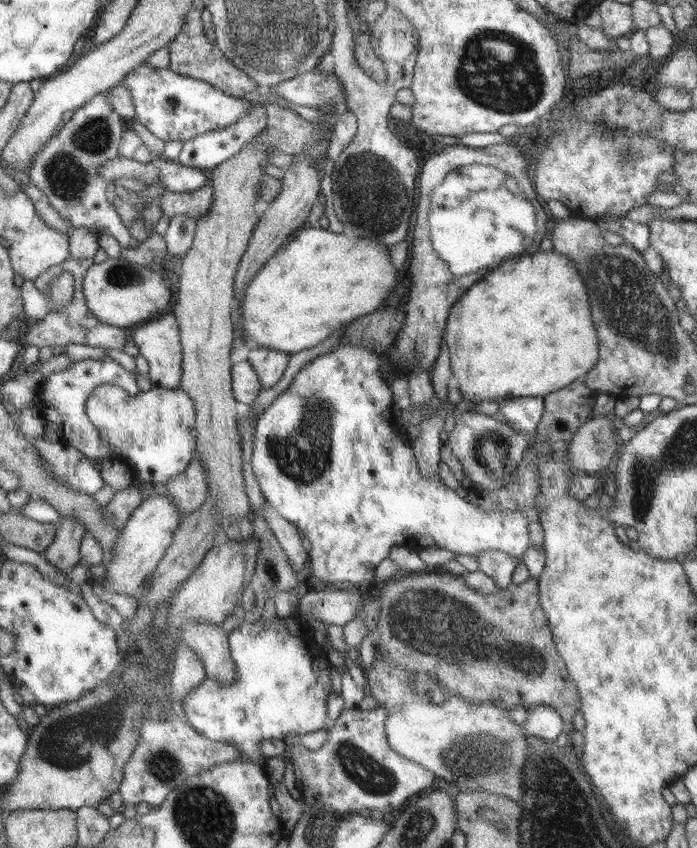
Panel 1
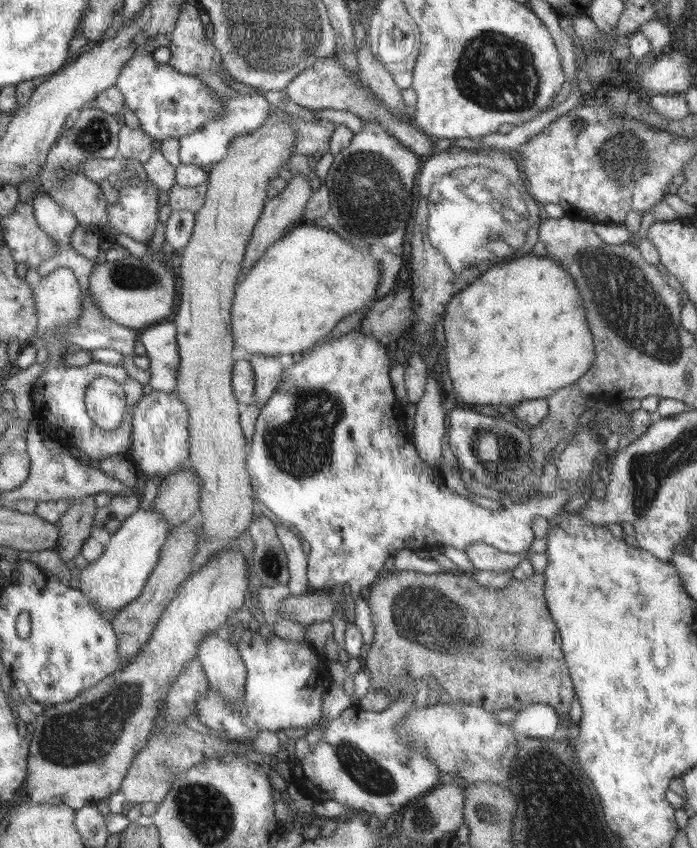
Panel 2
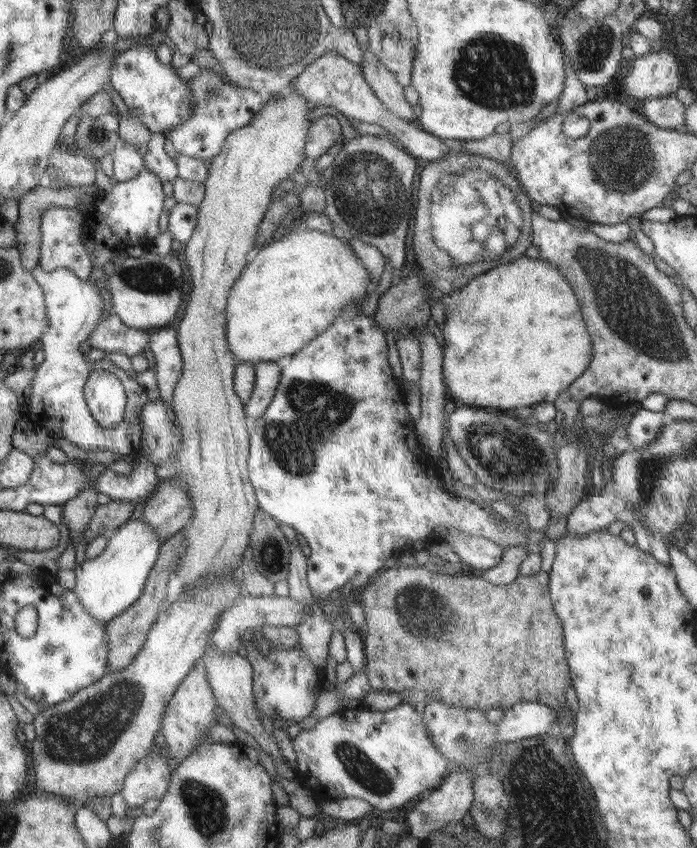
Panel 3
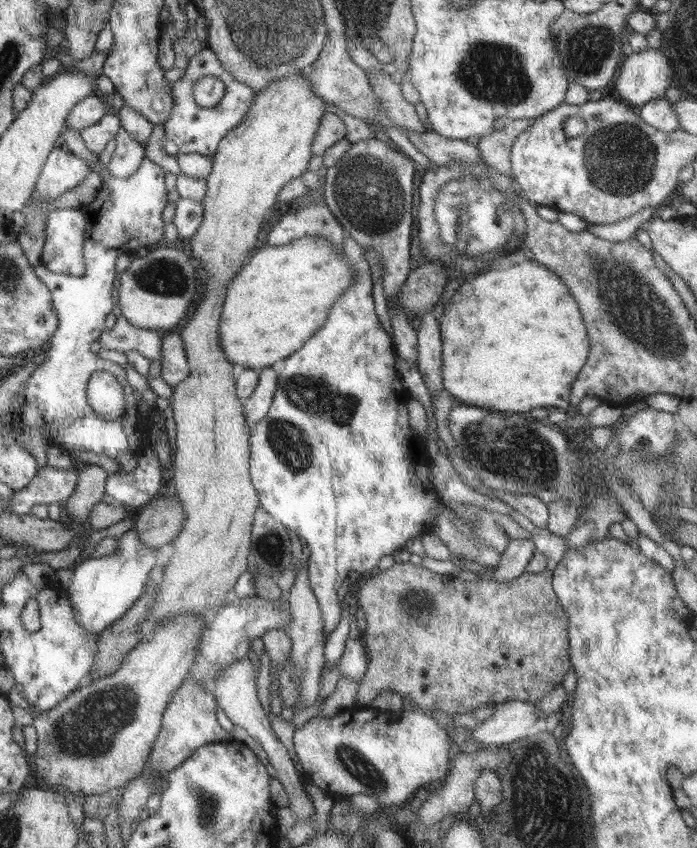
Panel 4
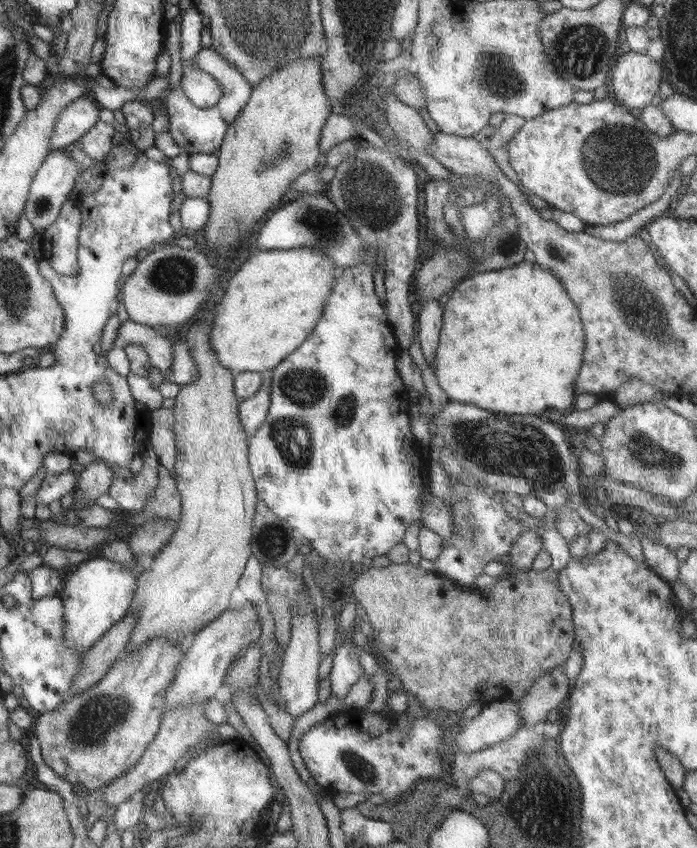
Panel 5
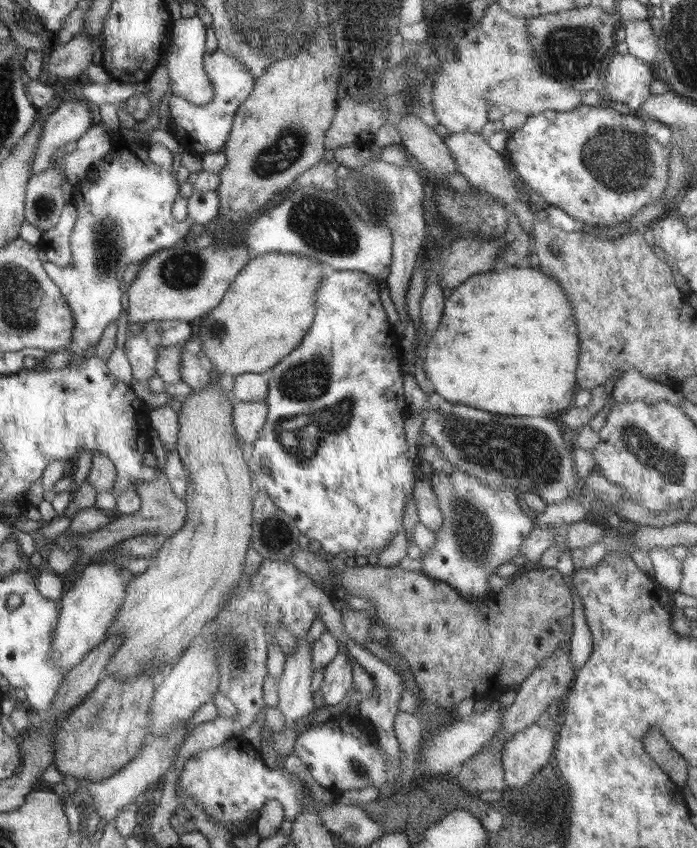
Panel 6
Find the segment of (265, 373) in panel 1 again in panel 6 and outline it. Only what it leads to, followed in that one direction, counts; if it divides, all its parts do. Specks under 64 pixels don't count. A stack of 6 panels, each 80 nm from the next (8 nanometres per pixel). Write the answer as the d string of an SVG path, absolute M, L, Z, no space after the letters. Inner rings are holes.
M266 401L235 402L233 405L233 421L236 436L248 453L251 444L259 437L260 429L267 421Z

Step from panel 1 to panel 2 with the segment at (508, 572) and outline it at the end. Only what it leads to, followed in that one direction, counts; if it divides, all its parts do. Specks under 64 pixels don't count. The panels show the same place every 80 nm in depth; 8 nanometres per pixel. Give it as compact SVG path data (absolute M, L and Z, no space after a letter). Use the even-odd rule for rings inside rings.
M477 542L464 550L466 556L472 561L475 570L486 572L506 572L514 570L526 558L526 553L510 554L502 552L483 542Z

